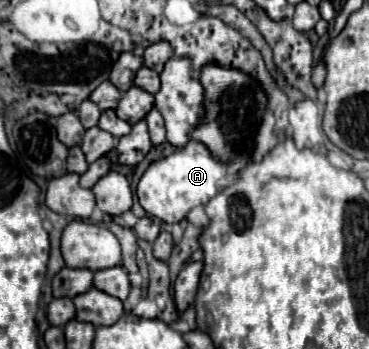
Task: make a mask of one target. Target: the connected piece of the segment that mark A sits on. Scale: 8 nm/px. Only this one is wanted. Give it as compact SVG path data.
M192 139L186 147L160 161L154 161L142 175L136 193L146 213L158 217L164 223L180 223L182 219L186 219L192 207L206 205L220 191L218 183L226 177L226 171L226 163L218 161L204 143Z

